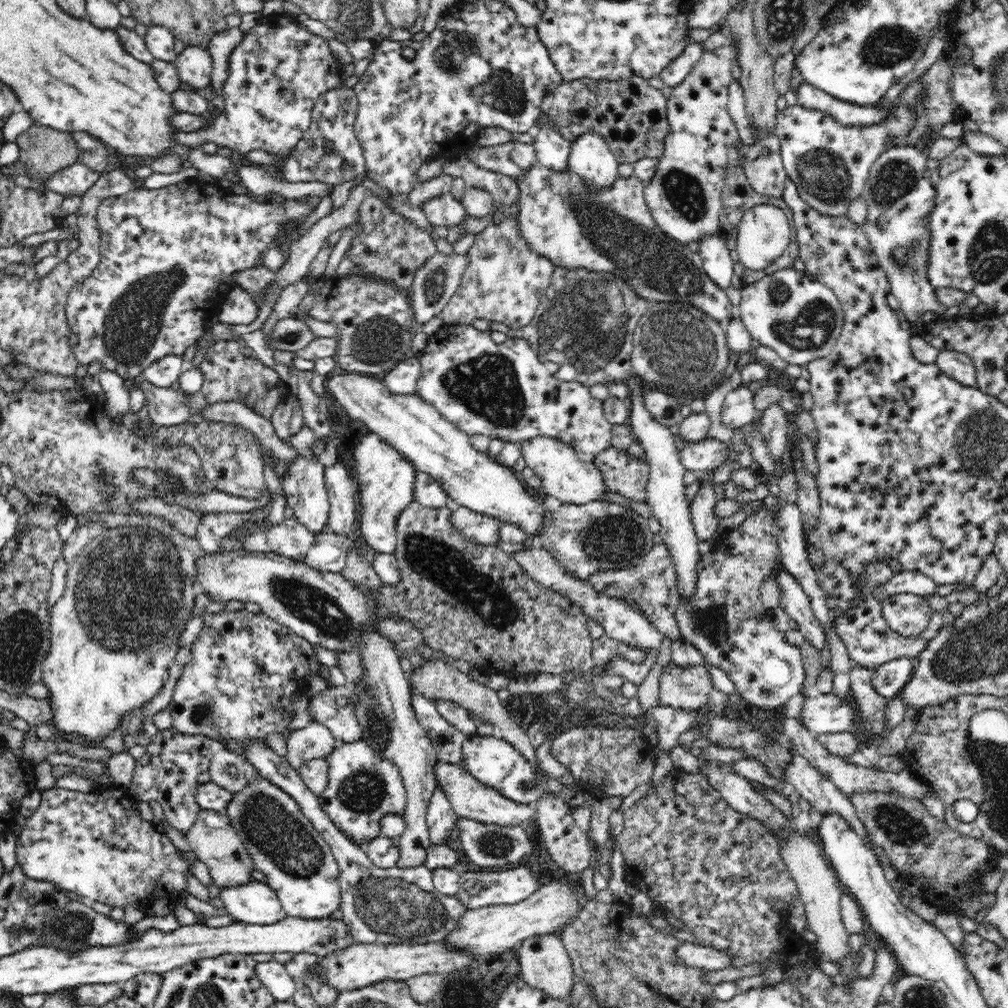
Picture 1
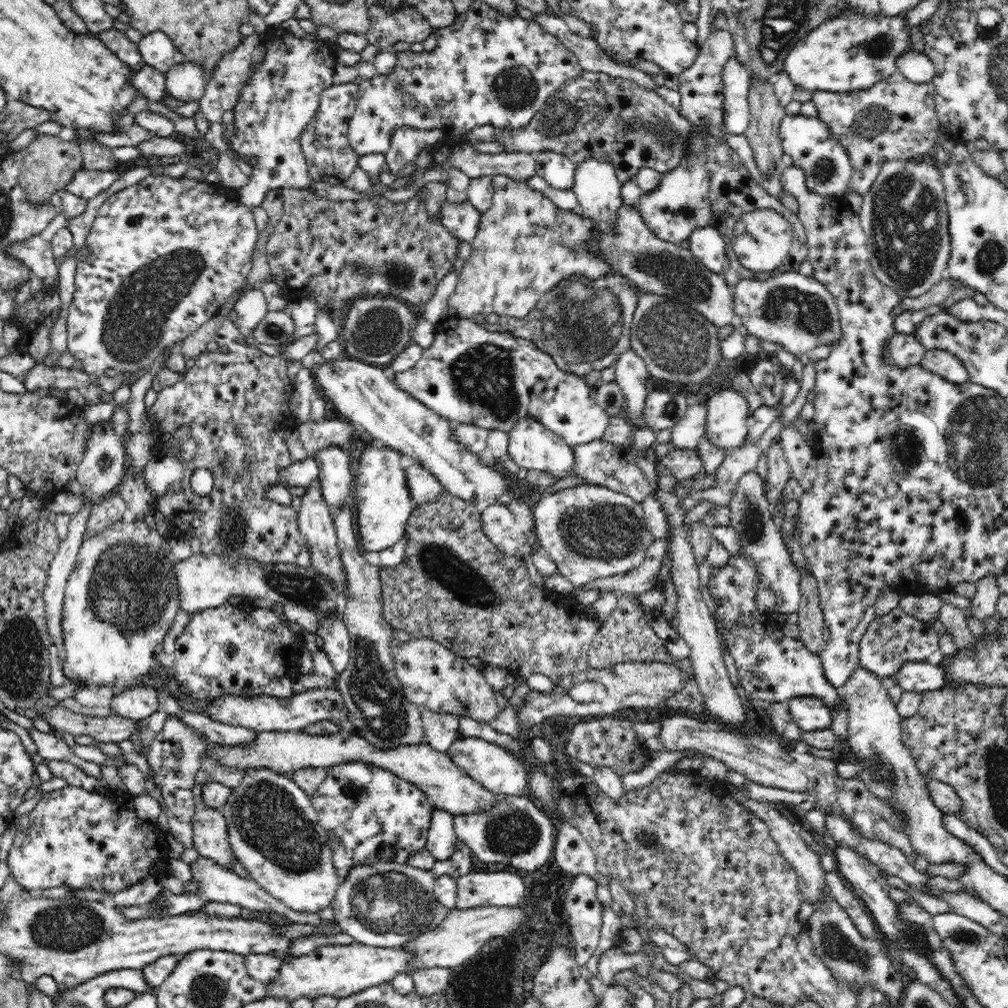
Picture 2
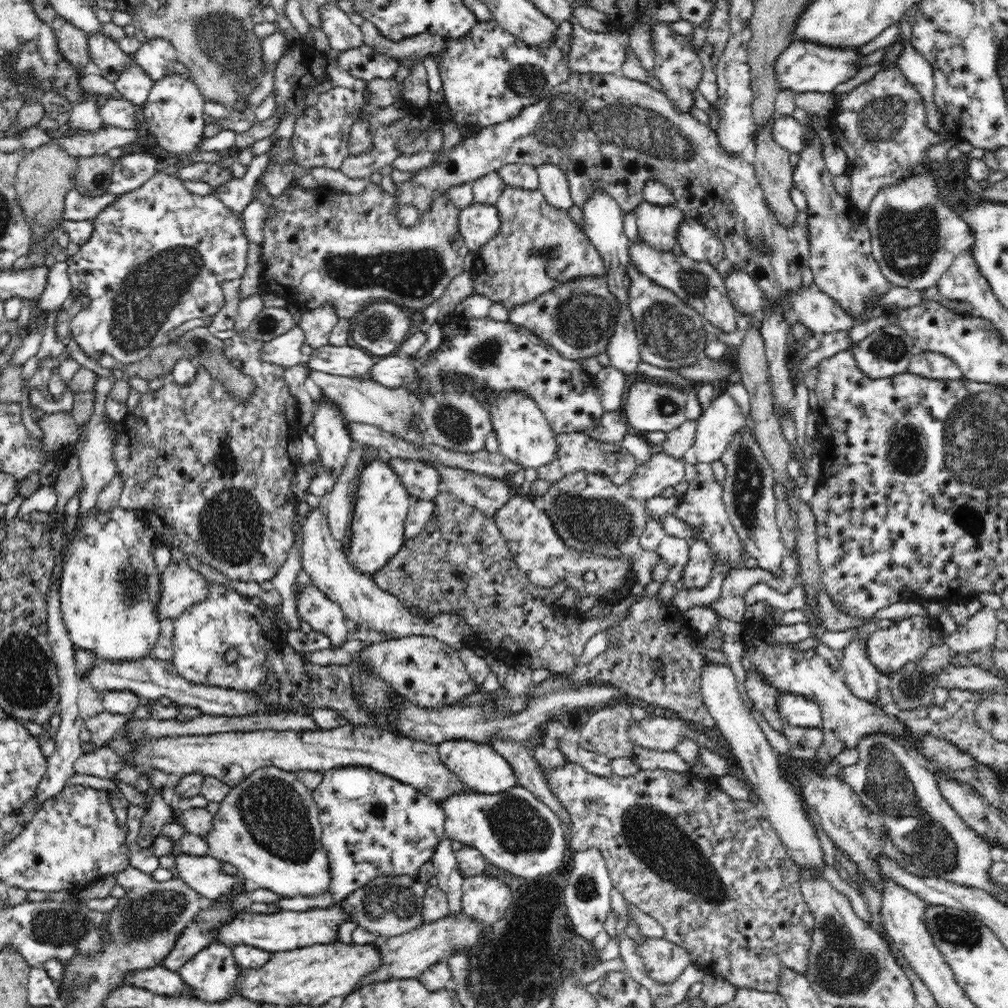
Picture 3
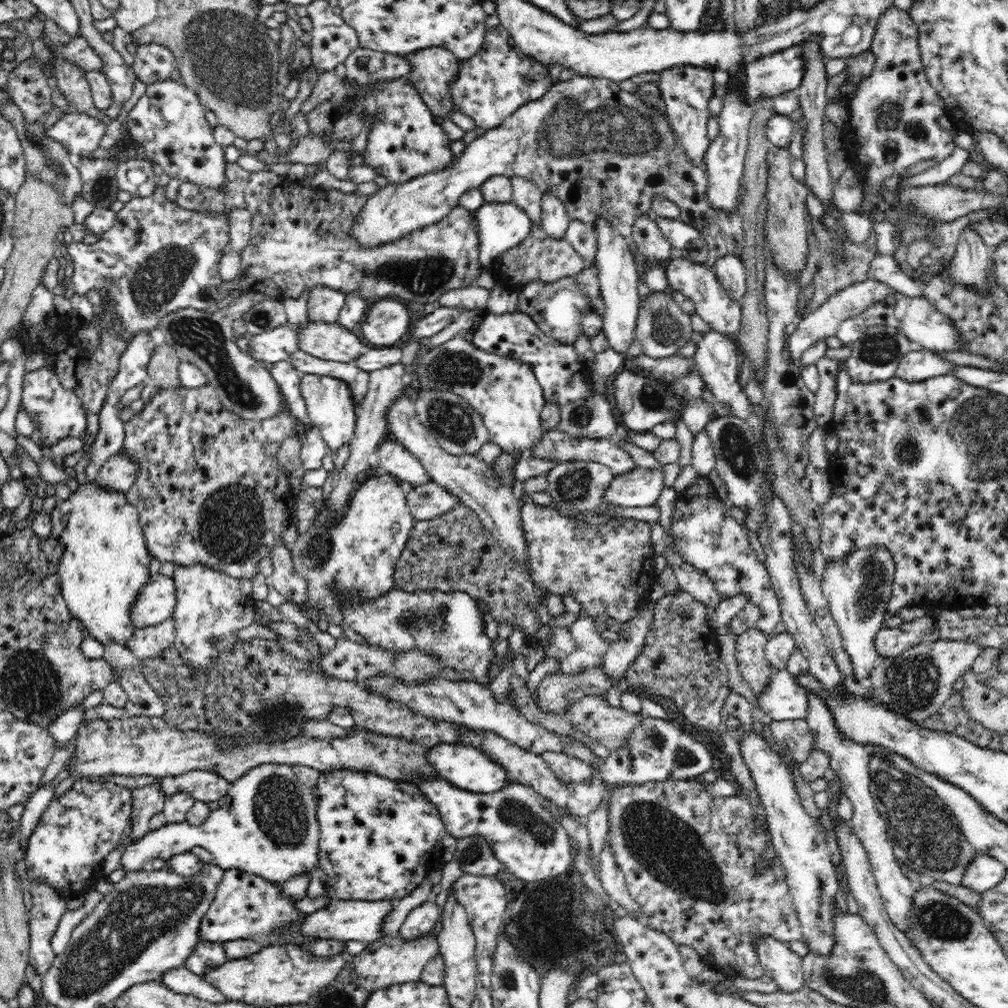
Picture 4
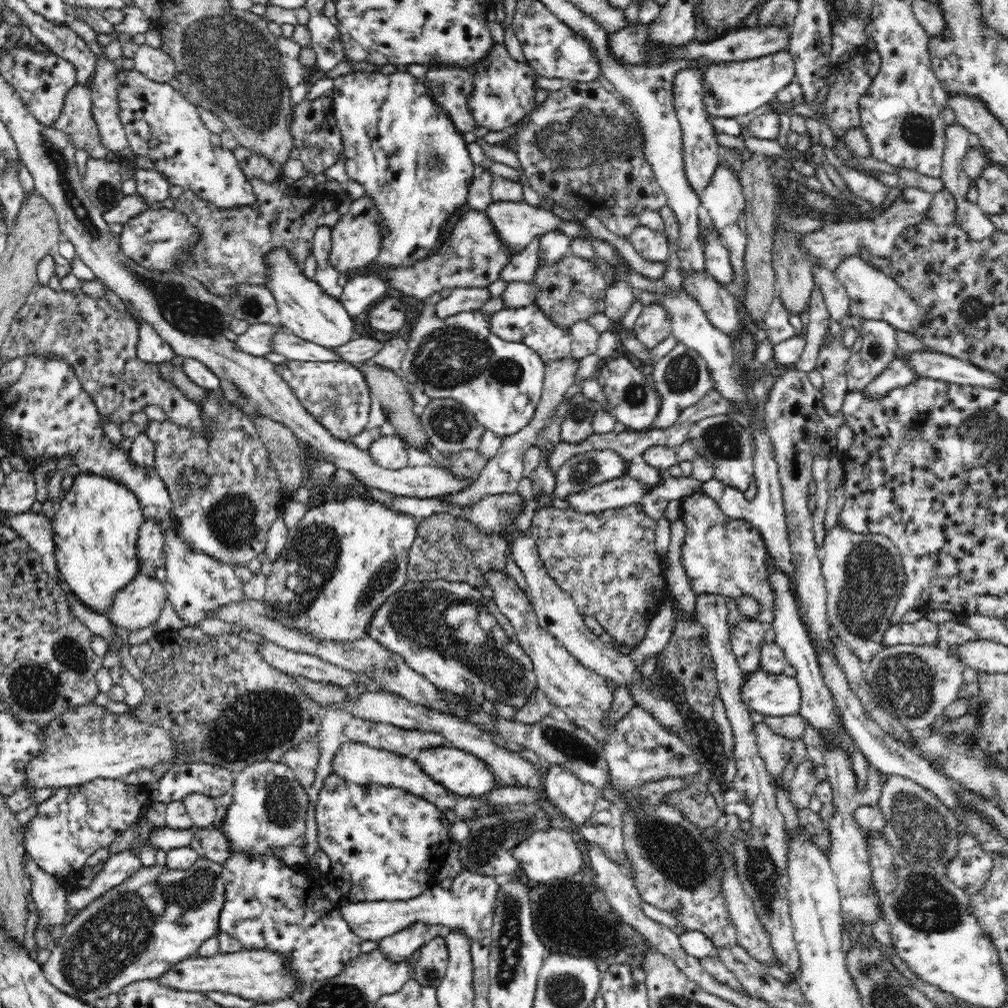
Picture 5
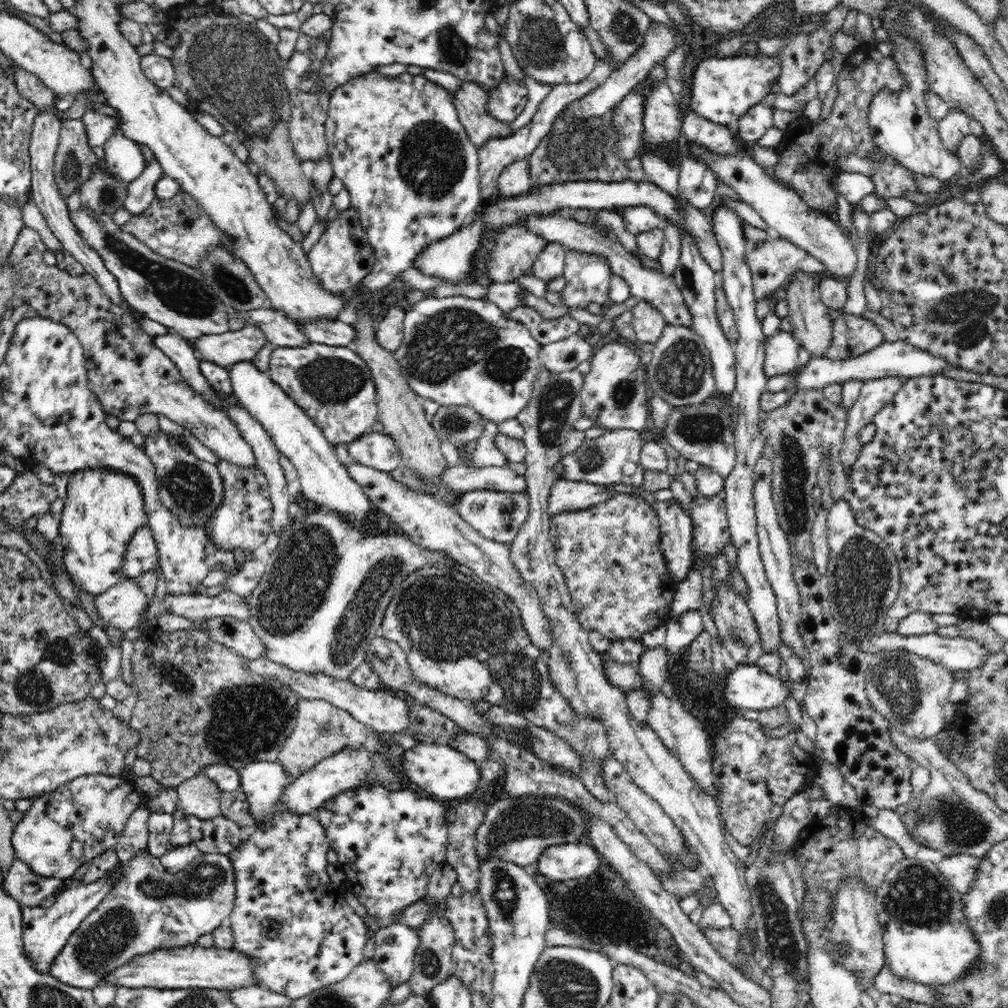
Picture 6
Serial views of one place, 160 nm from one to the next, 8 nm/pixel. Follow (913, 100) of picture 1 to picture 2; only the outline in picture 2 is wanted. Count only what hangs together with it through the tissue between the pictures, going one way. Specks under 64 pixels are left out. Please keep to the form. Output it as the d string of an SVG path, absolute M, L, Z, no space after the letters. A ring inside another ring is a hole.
M795 114L785 115L779 129L782 150L792 157L795 167L804 171L806 187L828 199L838 202L846 200L845 196L850 192L853 164L847 148L830 132L828 125L818 116Z

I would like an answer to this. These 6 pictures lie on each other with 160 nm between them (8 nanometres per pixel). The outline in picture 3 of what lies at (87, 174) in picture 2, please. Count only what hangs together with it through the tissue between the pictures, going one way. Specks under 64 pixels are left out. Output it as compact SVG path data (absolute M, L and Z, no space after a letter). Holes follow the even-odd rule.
M144 153L122 155L116 160L110 182L104 193L122 195L124 192L132 192L140 188L141 184L157 173L154 171L157 160L158 158Z

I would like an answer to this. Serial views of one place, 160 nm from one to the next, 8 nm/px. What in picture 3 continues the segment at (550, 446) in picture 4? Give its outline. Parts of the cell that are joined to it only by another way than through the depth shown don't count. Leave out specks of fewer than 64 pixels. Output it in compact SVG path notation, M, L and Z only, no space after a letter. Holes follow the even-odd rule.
M558 434L556 439L561 443L562 456L554 460L548 466L542 466L537 470L537 478L556 484L557 480L565 478L574 472L584 472L585 474L602 474L617 486L628 485L628 481L636 474L636 460L628 450L622 448L621 444L608 444L600 440L592 440L589 436L582 434Z

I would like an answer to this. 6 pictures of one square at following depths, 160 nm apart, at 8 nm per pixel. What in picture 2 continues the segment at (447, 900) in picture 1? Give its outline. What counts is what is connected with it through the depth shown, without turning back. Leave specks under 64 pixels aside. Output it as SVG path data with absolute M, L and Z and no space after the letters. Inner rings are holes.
M182 709L179 710L176 717L202 733L213 747L238 745L245 747L255 743L255 738L259 733L254 729L230 726L230 724L212 720L208 715L182 711ZM374 862L374 864L356 864L350 866L344 880L336 891L331 908L334 909L335 923L340 926L342 933L352 936L356 943L374 948L403 947L416 940L418 936L440 926L451 910L438 903L434 896L433 886L435 876L430 870L422 870L399 862Z

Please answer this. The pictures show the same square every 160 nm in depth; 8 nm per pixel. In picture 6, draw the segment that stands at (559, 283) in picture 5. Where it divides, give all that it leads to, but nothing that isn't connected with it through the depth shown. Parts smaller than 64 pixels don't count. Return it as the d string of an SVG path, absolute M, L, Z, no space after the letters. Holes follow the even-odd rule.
M568 250L561 274L566 283L565 287L558 292L558 295L560 295L559 304L567 308L581 308L582 310L586 309L589 304L600 304L605 309L610 304L608 287L612 274L612 269L603 256Z

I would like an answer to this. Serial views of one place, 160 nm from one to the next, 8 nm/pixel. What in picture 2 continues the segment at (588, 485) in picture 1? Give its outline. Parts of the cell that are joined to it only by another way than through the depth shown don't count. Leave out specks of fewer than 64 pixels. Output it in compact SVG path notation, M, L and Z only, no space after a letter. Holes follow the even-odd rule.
M534 419L520 420L512 428L512 432L509 433L508 453L519 467L546 472L556 480L576 475L574 473L574 466L576 466L574 450L562 437L548 431L548 428L545 428L539 421L537 422Z

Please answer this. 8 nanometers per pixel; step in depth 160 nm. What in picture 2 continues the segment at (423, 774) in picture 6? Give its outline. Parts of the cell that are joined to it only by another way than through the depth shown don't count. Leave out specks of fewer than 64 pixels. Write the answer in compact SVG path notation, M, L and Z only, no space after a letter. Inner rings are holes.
M462 736L451 744L447 754L456 766L494 794L501 797L528 795L529 772L518 755L511 750L488 740Z

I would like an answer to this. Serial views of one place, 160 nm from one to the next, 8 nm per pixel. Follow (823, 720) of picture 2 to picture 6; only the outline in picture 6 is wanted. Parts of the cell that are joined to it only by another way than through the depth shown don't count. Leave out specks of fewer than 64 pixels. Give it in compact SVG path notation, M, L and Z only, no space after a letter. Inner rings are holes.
M756 664L738 665L733 672L726 674L725 680L726 700L738 710L762 712L770 708L780 708L792 697L792 686L789 681L782 681L777 675L764 672Z

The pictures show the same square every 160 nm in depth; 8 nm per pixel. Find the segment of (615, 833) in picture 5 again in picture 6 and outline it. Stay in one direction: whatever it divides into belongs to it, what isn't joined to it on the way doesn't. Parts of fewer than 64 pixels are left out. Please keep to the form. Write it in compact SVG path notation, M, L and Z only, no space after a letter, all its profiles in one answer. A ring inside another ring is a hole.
M443 566L420 568L407 576L403 588L397 590L386 607L380 626L382 637L394 641L407 654L416 680L460 700L505 707L522 715L530 724L543 726L567 740L585 758L580 779L586 789L600 803L614 802L614 795L602 783L600 767L604 756L610 754L606 725L599 718L586 718L572 709L566 697L550 681L547 661L542 652L532 645L520 616L512 616L504 602L500 602L494 594L482 594L478 588L480 586L462 586L462 574L446 572Z

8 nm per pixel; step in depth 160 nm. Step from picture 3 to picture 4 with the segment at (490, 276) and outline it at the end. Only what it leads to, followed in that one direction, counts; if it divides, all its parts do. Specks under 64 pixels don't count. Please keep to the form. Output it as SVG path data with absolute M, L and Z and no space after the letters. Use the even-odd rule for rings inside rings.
M533 224L530 233L524 236L524 240L520 240L520 244L516 244L514 248L508 248L498 258L494 258L494 262L487 269L494 272L497 283L519 289L532 281L556 282L564 277L582 272L588 266L592 264L584 260L565 237L552 238L546 235L542 224Z

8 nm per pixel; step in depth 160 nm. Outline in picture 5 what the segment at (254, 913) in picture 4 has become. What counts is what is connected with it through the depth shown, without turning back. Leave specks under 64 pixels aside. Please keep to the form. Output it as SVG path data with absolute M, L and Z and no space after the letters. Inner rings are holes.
M246 853L231 854L222 864L221 878L225 886L225 900L220 912L217 933L236 938L244 949L268 949L283 954L290 960L288 967L292 967L296 979L308 986L312 982L340 974L344 966L361 953L360 944L363 941L349 929L337 905L319 895L320 883L312 884L302 872L304 866L286 865L274 855L250 857Z

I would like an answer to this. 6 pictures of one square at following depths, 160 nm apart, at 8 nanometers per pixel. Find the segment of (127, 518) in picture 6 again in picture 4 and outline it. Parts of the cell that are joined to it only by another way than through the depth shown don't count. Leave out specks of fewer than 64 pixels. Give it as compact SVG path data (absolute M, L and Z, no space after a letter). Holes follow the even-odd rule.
M87 483L84 484L84 486L77 488L76 491L74 490L72 496L70 496L68 500L57 501L56 505L51 510L50 522L52 523L51 536L55 537L55 539L58 540L58 542L60 542L63 546L62 557L59 559L59 564L57 567L57 574L60 581L61 596L67 604L68 612L72 615L72 617L76 617L76 619L82 623L82 627L84 627L84 637L90 636L90 638L94 638L102 643L103 646L110 641L112 641L112 643L118 643L122 646L127 646L127 642L135 635L135 630L138 629L137 626L133 624L131 608L134 607L142 587L151 577L149 568L151 566L152 557L147 549L143 528L138 520L138 511L136 510L136 507L128 502L127 497L122 492L107 492L95 484Z

